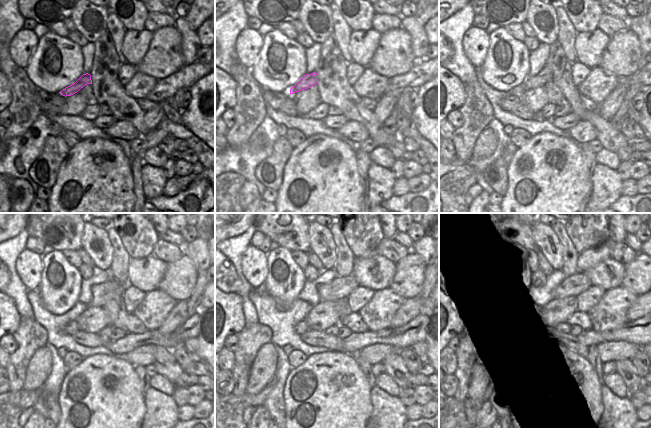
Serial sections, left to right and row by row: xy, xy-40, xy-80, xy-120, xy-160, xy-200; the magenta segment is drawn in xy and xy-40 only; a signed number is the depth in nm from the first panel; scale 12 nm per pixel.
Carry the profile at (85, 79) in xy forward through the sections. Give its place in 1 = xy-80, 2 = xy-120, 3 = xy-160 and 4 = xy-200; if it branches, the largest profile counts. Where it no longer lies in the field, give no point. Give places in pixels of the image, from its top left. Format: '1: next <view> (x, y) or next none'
1: next xy-80 (545, 75)
2: next xy-120 (99, 297)
3: next xy-160 (339, 288)
4: next xy-200 (573, 285)

